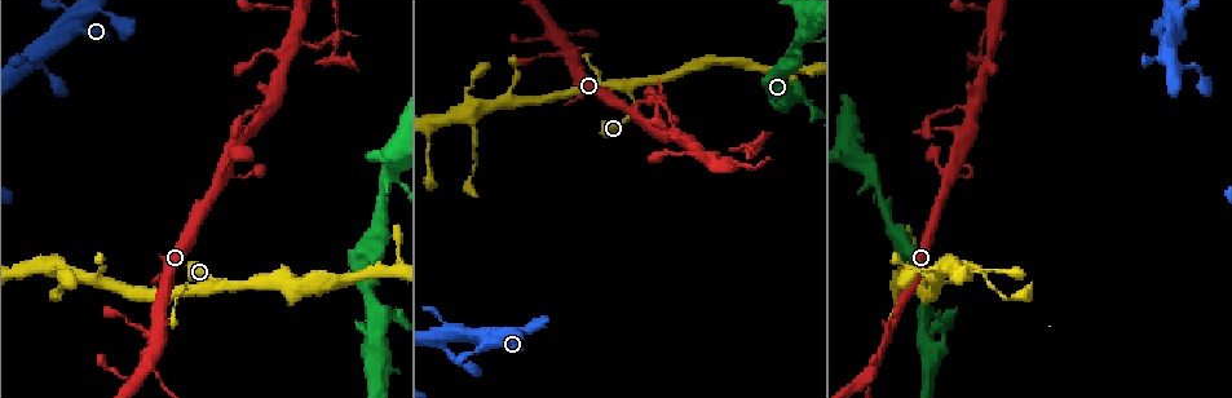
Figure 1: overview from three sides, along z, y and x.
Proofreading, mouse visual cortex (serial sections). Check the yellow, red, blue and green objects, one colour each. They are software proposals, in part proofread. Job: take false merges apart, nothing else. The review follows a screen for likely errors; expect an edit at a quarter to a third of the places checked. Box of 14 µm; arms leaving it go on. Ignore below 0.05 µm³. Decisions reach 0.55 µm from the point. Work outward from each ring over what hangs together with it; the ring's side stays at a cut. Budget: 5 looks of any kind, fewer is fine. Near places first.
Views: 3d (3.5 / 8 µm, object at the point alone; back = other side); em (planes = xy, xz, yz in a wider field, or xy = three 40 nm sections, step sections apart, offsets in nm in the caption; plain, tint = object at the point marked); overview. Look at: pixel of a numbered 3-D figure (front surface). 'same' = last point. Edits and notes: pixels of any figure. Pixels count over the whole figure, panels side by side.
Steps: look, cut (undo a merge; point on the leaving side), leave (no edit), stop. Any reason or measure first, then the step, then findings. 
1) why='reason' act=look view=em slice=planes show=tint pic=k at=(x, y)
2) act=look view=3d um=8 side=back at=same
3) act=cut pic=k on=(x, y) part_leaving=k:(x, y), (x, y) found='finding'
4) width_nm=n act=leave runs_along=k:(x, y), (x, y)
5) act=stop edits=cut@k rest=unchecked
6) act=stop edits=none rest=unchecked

why='sharp bend' act=look view=3d um=3.5 pic=1 at=(223, 279)

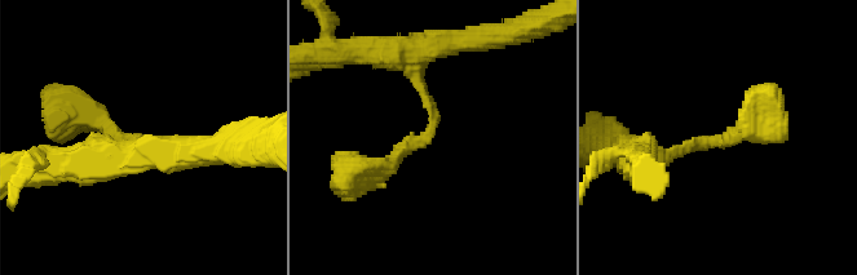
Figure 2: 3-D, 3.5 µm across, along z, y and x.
arm_widths_nm=200,300 why='now the EM' act=look view=em slice=xy step=1 show=tint pic=2 at=(435, 128)

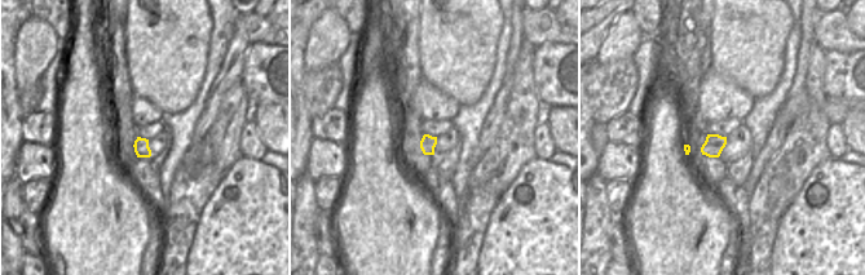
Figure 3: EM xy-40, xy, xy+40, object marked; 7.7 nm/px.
act=look view=em slice=xy step=2 show=tint at=same

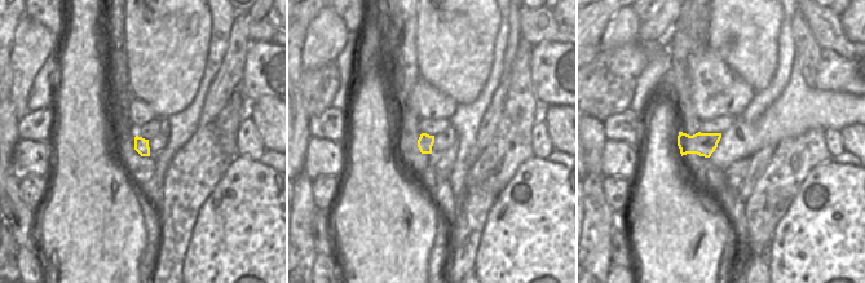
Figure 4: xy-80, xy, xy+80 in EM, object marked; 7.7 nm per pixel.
act=leave runs_along=2:(760, 118), (729, 138), (644, 158) found='continuous, no second cell'

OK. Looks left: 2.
act=look view=3d um=3.5 pic=1 at=(244, 128)

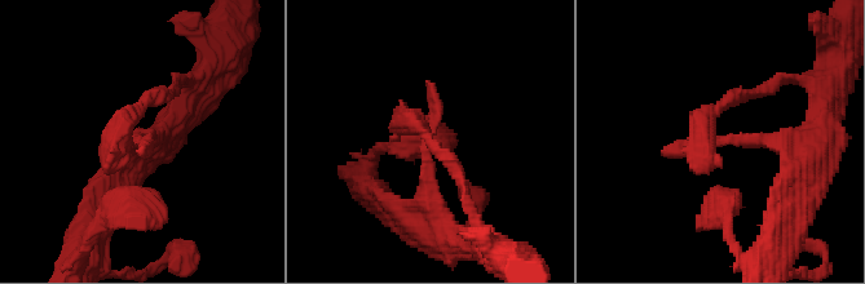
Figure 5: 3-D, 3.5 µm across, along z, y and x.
act=look view=em slice=xy step=3 show=tint pic=5 at=(135, 142)

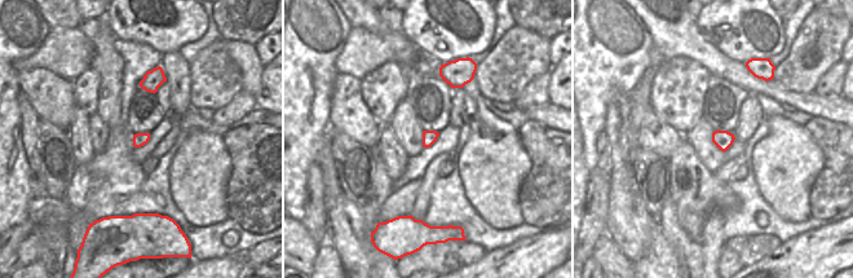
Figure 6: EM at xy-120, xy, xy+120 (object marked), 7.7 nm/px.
act=leave found='one cell here'

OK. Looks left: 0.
act=stop edits=none rest=unchecked

